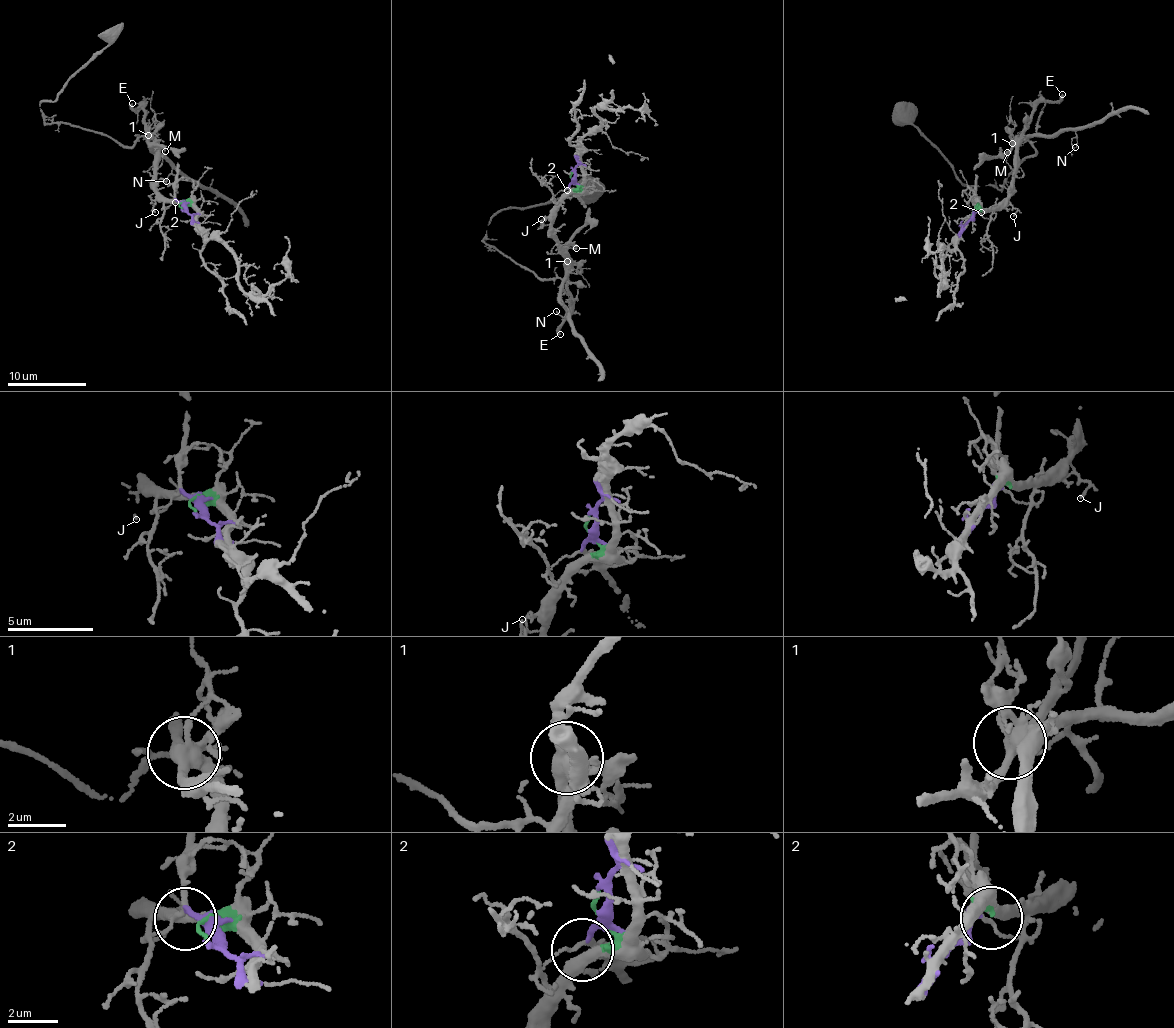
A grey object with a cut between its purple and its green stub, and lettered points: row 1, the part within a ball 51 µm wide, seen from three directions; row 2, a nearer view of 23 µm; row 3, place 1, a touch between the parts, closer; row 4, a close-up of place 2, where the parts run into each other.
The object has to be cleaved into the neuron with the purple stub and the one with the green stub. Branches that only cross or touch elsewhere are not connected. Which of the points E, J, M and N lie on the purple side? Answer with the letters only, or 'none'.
E, M

